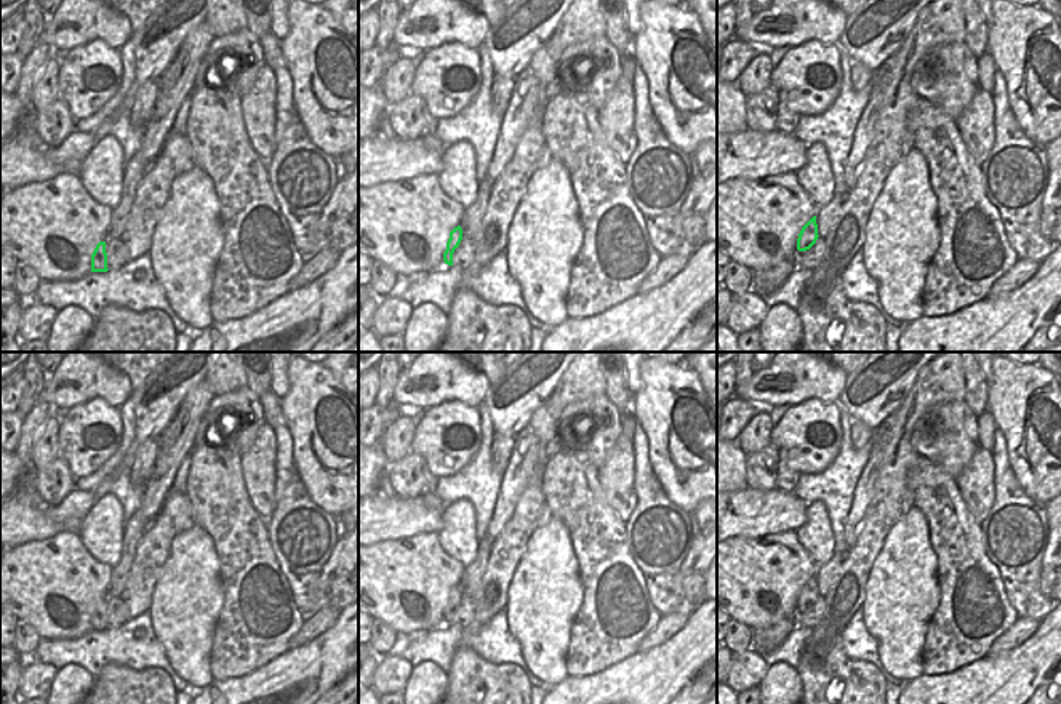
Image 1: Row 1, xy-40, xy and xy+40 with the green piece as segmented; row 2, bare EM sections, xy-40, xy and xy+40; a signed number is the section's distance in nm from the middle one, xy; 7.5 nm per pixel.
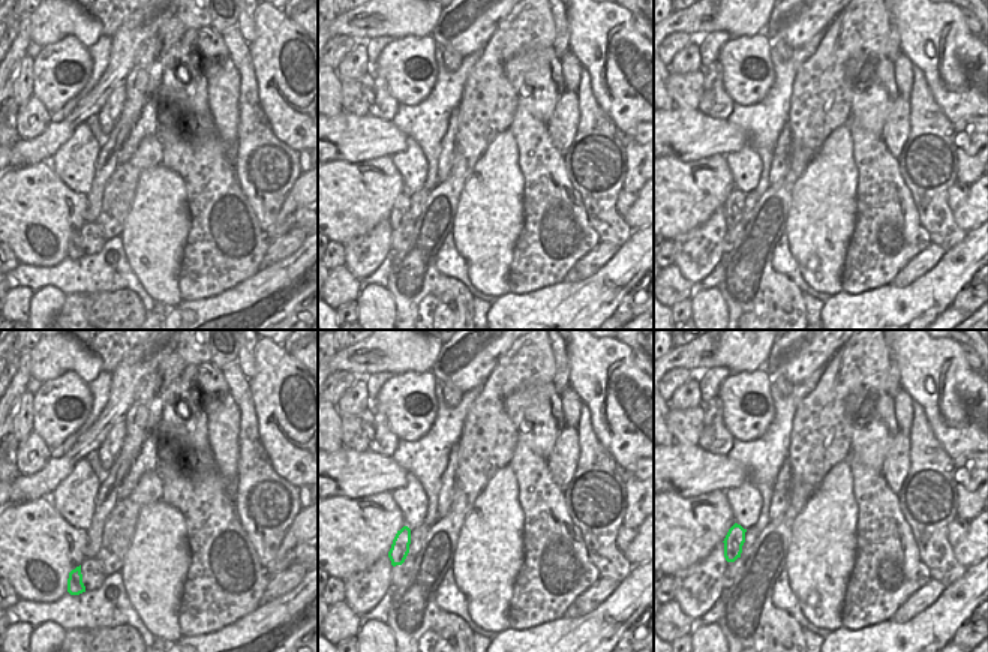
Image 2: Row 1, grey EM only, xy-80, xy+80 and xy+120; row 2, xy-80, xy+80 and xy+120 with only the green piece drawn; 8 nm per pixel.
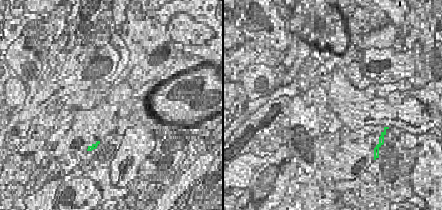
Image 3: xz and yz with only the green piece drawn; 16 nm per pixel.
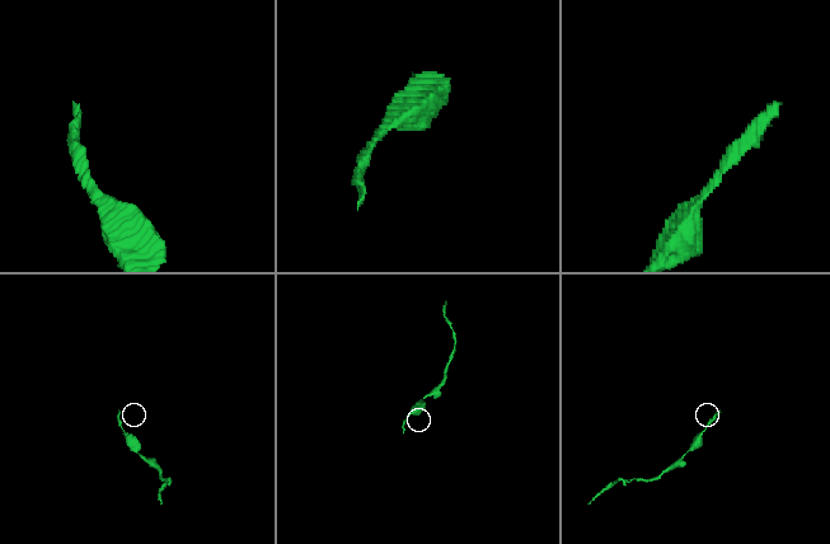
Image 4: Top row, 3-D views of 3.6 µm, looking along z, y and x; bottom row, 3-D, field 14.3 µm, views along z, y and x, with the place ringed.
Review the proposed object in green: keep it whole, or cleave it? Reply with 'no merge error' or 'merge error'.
no merge error

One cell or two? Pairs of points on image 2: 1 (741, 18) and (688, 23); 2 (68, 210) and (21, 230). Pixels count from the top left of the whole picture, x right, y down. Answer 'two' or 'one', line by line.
1: one
2: one

